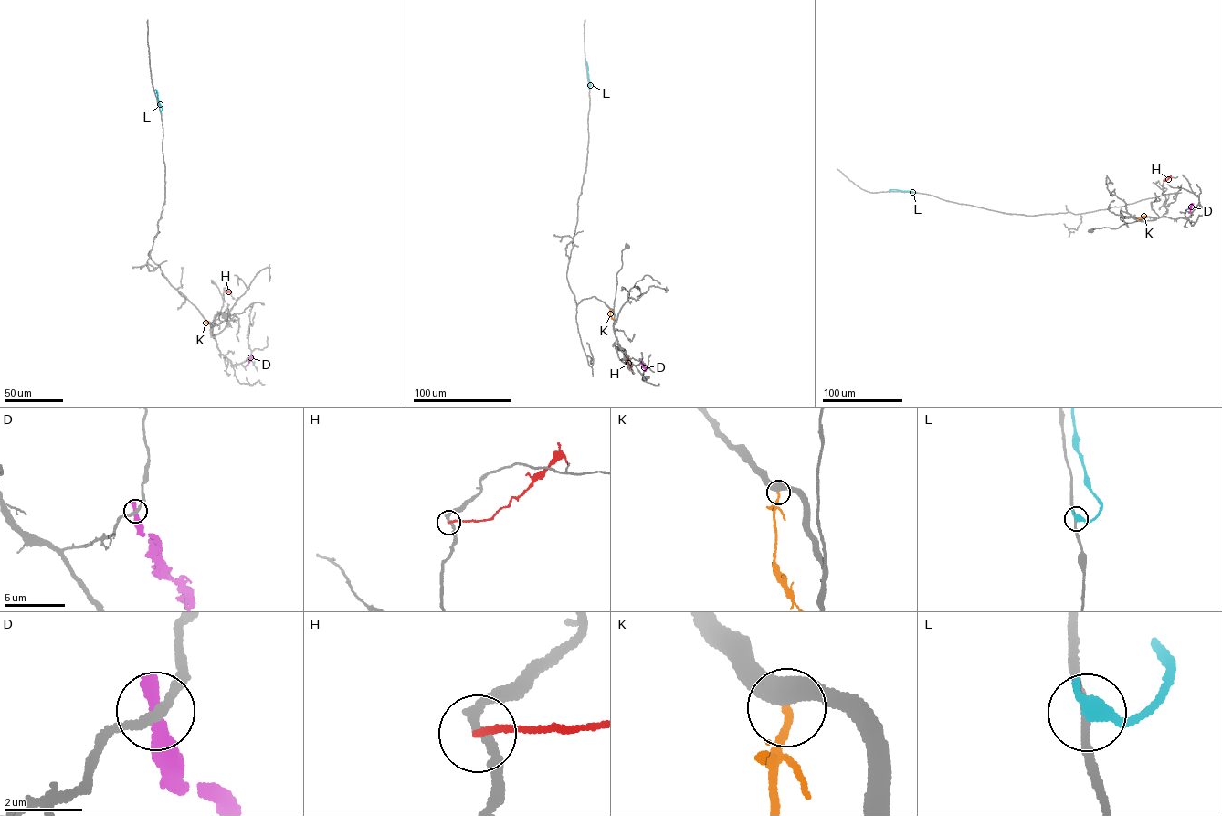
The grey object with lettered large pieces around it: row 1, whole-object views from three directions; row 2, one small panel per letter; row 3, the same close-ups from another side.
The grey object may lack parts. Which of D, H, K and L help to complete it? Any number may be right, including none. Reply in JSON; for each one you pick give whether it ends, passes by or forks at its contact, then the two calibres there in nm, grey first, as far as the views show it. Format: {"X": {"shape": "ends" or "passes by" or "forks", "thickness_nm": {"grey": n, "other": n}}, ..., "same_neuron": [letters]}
{"same_neuron": []}

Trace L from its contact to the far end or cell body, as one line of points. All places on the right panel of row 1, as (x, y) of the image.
L: (912, 192), (889, 190)

